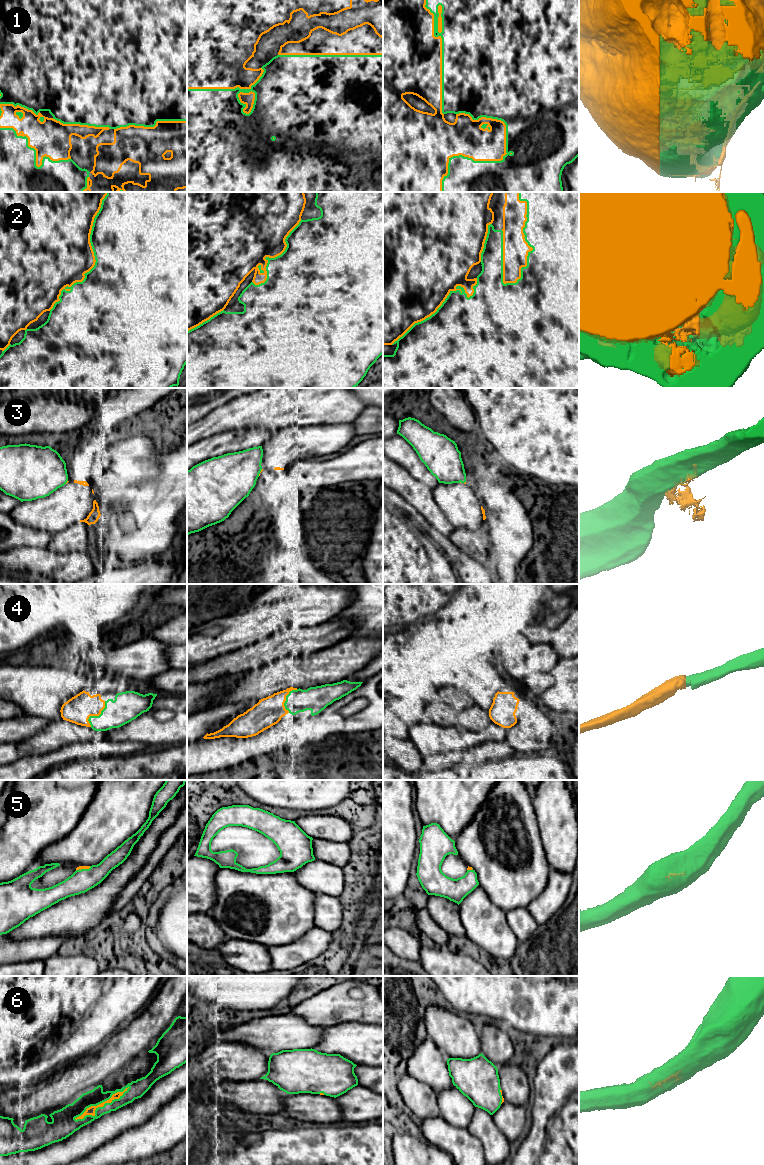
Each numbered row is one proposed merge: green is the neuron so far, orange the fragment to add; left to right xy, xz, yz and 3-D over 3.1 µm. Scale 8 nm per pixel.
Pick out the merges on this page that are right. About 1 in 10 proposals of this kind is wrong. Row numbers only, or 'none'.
1, 2, 3, 4, 5, 6

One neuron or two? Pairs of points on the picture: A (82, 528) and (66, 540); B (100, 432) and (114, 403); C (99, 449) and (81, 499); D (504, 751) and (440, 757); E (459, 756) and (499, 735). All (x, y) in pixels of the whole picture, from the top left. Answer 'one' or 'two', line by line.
A: one
B: two
C: two
D: two
E: two

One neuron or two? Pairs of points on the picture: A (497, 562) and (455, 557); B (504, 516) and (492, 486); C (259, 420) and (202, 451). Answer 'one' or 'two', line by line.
A: two
B: two
C: two

